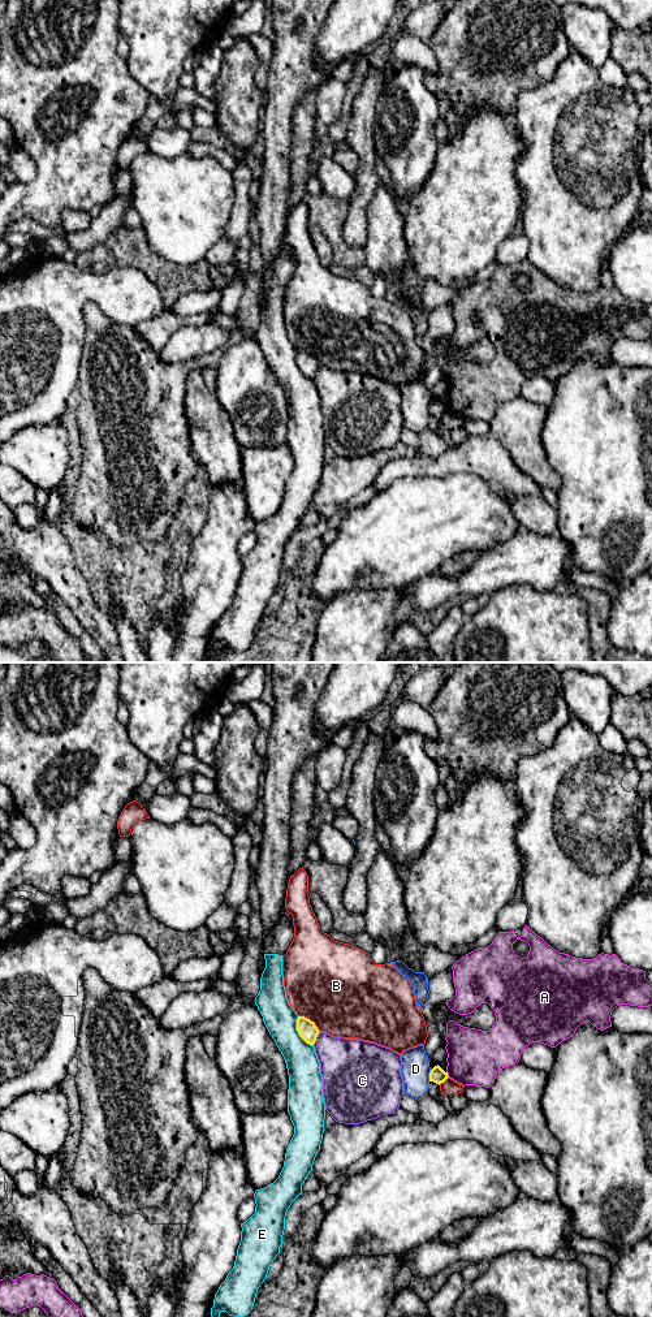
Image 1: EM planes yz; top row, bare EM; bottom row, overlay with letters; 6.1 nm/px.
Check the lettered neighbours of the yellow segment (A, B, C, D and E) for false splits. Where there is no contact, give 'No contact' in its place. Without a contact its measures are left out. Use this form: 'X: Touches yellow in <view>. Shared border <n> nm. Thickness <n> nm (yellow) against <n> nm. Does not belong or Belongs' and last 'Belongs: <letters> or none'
A: Touches yellow in yz. Shared border 40 nm. Thickness 100 nm (yellow) against 340 nm. Does not belong
B: Touches yellow in yz. Shared border 170 nm. Thickness 120 nm (yellow) against 500 nm. Does not belong
C: Touches yellow in yz. Shared border 100 nm. Thickness 120 nm (yellow) against 320 nm. Does not belong
D: Touches yellow in yz. Shared border 70 nm. Thickness 100 nm (yellow) against 180 nm. Does not belong
E: Touches yellow in yz. Shared border 200 nm. Thickness 120 nm (yellow) against 200 nm. Does not belong
Belongs: none

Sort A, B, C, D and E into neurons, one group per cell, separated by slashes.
A / B / C / D / E

